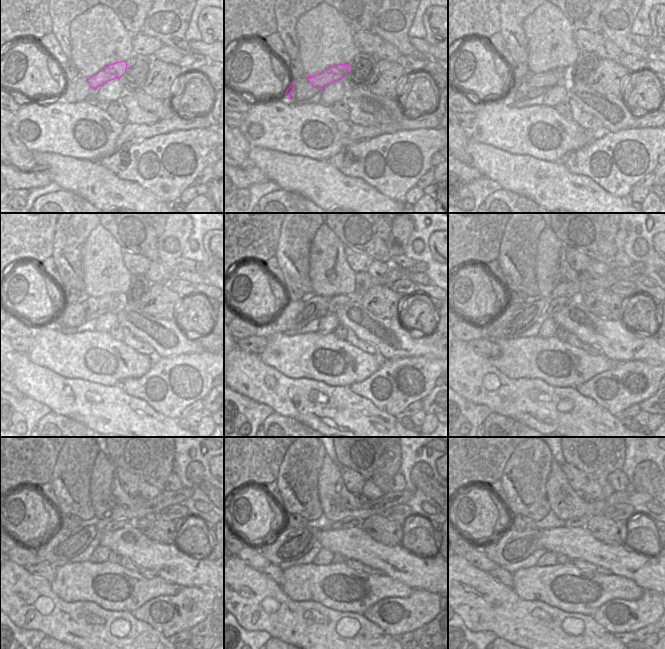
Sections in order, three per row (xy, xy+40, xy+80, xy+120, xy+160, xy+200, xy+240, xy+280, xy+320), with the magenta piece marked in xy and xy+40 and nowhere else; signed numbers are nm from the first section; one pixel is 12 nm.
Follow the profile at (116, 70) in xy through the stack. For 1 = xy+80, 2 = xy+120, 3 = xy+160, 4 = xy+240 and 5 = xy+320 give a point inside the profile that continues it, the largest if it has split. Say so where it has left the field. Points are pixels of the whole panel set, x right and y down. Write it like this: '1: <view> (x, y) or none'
1: xy+80 (520, 88)
2: xy+120 (75, 314)
3: xy+160 (293, 316)
4: xy+240 (67, 543)
5: xy+320 (512, 546)

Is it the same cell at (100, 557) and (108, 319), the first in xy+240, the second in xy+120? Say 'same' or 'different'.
same

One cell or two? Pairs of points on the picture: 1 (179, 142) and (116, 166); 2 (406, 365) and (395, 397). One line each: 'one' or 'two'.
1: one
2: one

